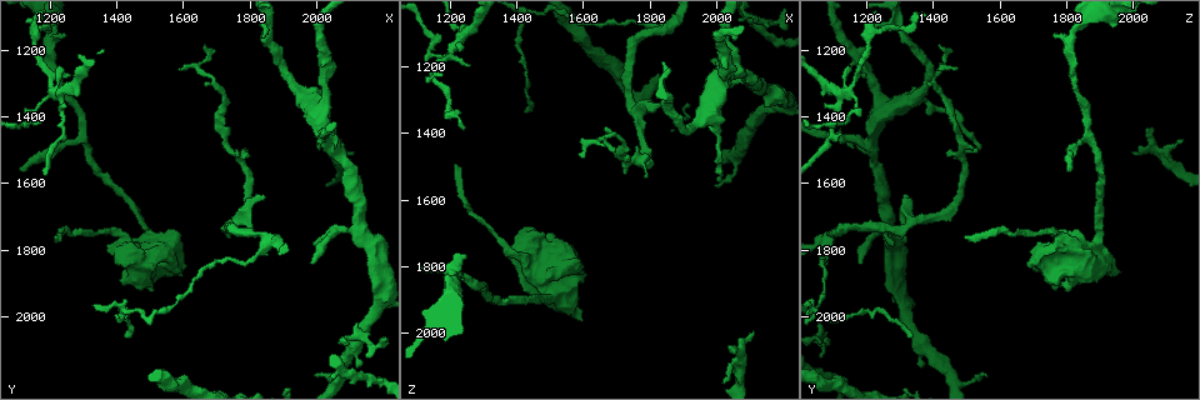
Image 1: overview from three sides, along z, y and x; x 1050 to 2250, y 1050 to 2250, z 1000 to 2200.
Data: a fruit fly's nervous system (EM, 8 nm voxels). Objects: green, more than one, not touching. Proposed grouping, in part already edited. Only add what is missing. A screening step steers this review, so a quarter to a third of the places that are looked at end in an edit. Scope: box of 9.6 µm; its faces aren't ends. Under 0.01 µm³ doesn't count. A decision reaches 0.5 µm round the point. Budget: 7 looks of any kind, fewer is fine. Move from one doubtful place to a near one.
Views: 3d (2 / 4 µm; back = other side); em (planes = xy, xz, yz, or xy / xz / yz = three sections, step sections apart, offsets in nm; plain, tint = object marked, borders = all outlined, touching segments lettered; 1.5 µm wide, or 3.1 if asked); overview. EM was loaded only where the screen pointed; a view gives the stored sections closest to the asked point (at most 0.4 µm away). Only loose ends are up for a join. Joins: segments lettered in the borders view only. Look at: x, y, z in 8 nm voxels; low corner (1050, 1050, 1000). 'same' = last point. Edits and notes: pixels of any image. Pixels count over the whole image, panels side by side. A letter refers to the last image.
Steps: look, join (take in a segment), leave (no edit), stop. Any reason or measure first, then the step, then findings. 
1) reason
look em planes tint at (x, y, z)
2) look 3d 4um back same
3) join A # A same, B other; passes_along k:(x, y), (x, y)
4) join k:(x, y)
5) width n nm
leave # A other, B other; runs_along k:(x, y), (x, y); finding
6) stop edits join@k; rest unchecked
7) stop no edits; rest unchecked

an open end
look em planes borders at (1240, 1250, 1150)

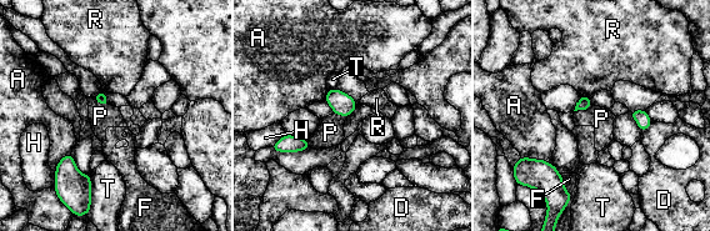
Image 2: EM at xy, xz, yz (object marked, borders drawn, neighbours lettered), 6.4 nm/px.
leave # A other, D other, F other, H other, P other, R other, T other; border 2:(580, 95), (589, 96); no lettered segment goes on from it

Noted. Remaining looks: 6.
thick end
look em xz step 8 borders at (1590, 1870, 1970)

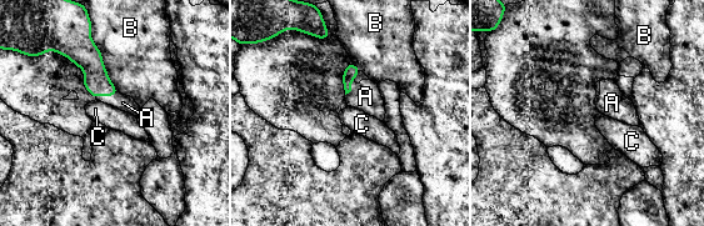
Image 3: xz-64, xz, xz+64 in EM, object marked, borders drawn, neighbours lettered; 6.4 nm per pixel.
join A # A same, B other, C other; passes_along 3:(96, 80), (106, 95), (123, 103); it goes on there

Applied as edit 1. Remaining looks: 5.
redraw
look overview

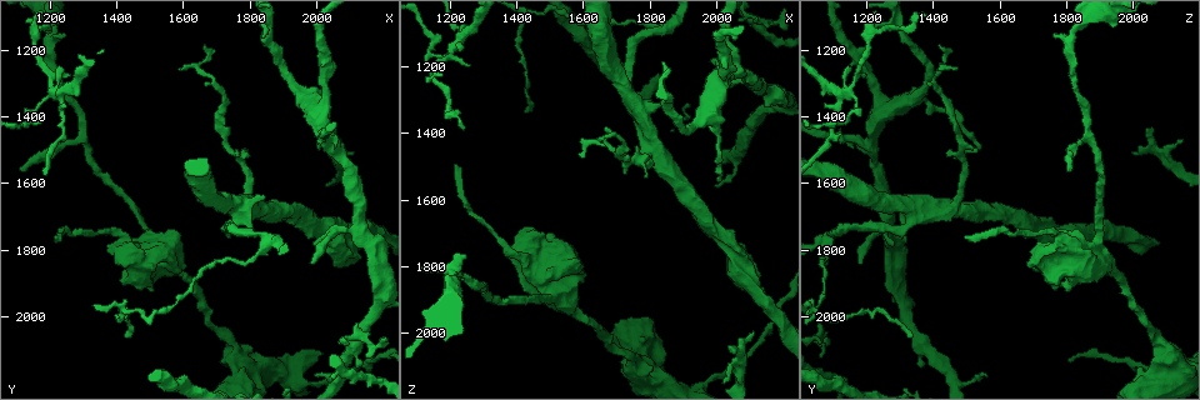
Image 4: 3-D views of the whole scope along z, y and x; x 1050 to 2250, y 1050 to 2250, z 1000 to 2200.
look em xy step 4 borders at (2100, 1500, 1990)

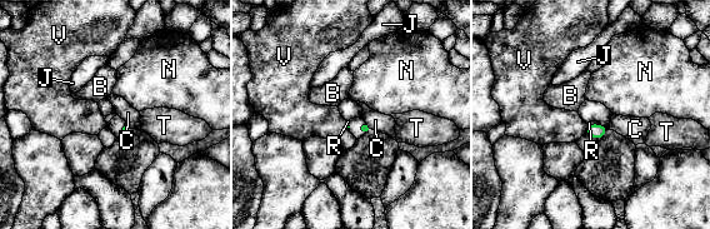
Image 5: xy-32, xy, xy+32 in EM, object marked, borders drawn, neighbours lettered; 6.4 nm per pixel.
another direction
look em planes borders same

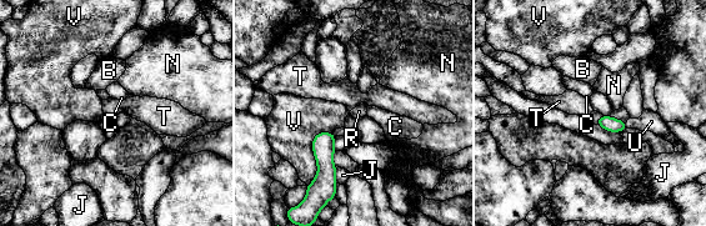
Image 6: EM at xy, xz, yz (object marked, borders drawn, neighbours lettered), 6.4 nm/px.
join R # B other, C other, J other, N other, R same, T other, U other, V other; the neuron continues

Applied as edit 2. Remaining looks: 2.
stop edits join@3, join@6; rest unchecked

